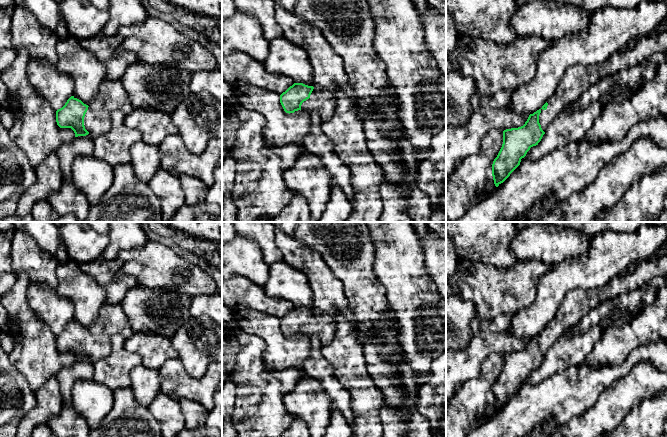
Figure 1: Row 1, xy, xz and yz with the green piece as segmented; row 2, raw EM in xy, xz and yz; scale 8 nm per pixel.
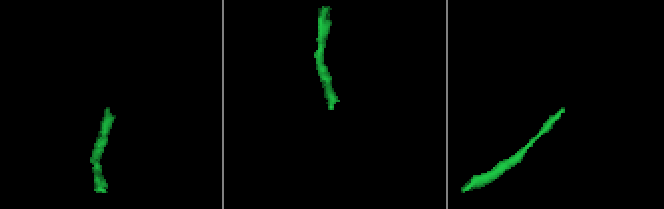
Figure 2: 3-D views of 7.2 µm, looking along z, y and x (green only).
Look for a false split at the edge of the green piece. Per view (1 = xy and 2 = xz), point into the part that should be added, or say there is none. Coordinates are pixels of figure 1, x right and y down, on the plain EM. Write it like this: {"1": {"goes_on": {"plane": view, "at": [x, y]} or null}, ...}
{"1": {"goes_on": {"plane": "xy", "at": [97, 347]}}, "2": {"goes_on": {"plane": "xz", "at": [324, 327]}}}

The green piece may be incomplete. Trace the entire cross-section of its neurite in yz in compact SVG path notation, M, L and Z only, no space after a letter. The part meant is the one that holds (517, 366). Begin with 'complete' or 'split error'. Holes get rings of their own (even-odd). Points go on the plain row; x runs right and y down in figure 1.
split error; M667 252L654 254L631 274L618 275L602 287L573 289L566 293L554 318L541 333L530 338L525 348L503 355L503 368L492 388L498 411L520 389L531 371L538 369L547 351L594 308L622 294L630 293L657 277L667 276Z

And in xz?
split error; M294 307L280 319L280 327L286 337L302 334L304 337L318 337L329 343L335 337L337 326L329 315L316 316L313 310Z

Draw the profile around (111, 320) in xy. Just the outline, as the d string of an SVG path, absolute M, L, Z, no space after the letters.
M103 303L90 331L95 335L105 334L109 337L121 335L125 339L133 335L131 324L120 304L107 305Z

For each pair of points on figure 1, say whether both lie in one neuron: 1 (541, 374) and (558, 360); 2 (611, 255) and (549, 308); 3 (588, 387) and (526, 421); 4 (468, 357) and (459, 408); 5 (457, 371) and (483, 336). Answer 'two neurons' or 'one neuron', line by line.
1: one neuron
2: one neuron
3: one neuron
4: two neurons
5: one neuron

